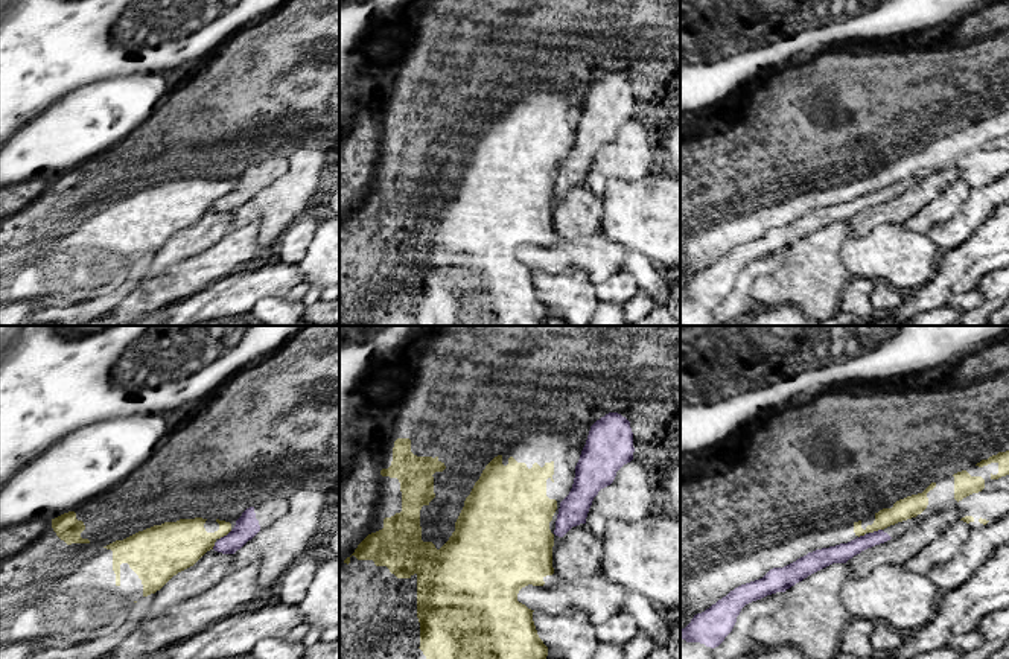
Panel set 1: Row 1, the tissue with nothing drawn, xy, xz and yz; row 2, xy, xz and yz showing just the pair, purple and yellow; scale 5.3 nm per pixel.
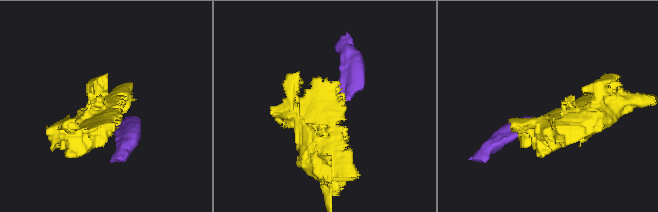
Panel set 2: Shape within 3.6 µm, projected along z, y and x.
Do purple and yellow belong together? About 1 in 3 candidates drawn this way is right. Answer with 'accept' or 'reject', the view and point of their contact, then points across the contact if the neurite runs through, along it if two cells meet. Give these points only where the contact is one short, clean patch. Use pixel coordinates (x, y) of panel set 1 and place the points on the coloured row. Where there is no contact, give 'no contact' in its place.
reject; contact yz (875, 531); border yz (881, 528), (869, 533)

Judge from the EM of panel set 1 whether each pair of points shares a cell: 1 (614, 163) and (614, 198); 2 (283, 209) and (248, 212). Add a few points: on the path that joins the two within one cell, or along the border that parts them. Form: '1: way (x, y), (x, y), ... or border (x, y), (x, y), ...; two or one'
1: border (649, 175), (633, 180), (611, 180), (600, 198); two
2: way (274, 209), (257, 209); one

